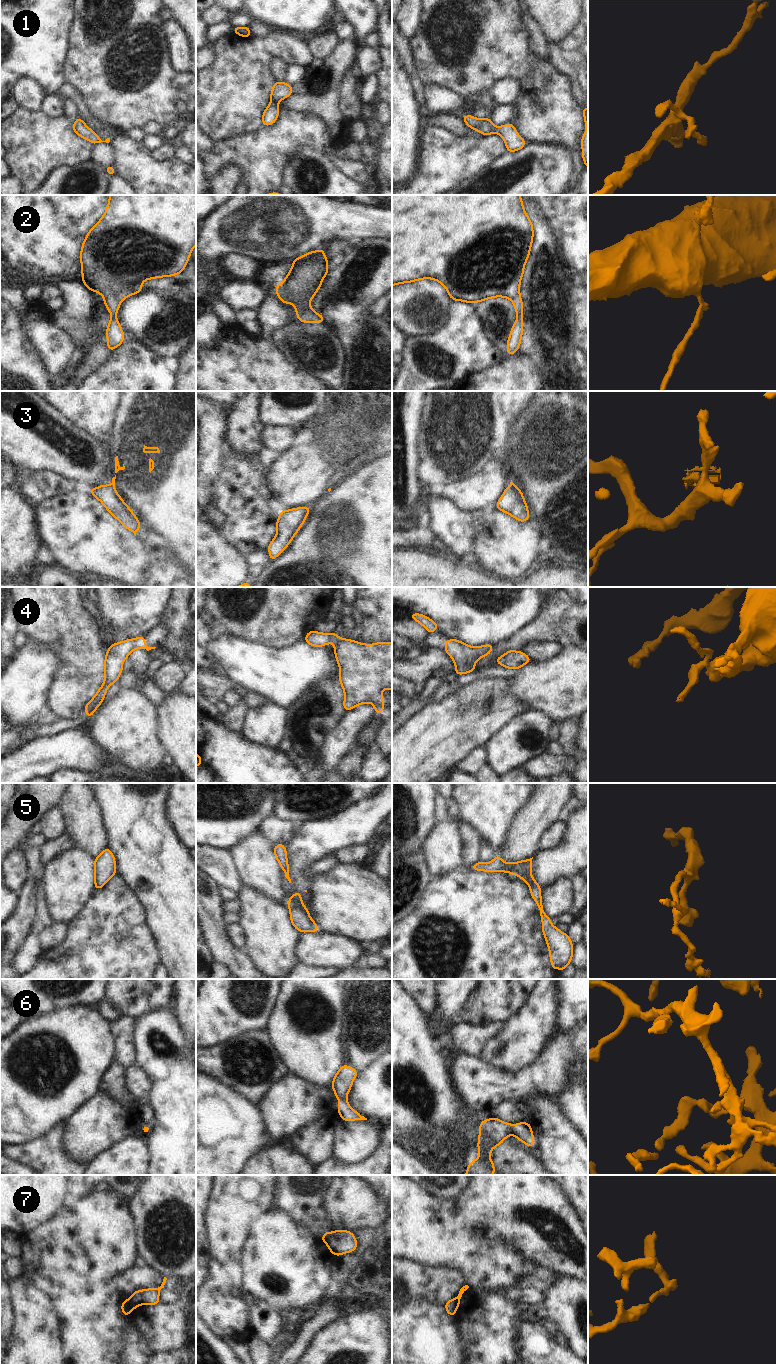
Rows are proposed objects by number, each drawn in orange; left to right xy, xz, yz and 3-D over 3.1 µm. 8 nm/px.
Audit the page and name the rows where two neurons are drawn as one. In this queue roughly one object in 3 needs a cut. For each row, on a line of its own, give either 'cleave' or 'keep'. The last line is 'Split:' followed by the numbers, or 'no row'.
1: keep
2: keep
3: cleave
4: keep
5: keep
6: keep
7: cleave
Split: 3, 7

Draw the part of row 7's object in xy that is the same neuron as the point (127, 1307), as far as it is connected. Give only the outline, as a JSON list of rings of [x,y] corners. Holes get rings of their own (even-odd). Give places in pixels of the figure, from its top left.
[[[129,1300],[122,1301],[121,1310],[124,1316],[128,1317],[129,1314],[136,1308],[136,1305],[133,1305]]]

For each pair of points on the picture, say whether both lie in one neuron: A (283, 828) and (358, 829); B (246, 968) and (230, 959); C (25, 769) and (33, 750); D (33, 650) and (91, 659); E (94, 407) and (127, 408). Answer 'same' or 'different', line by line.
A: different
B: same
C: same
D: different
E: different

